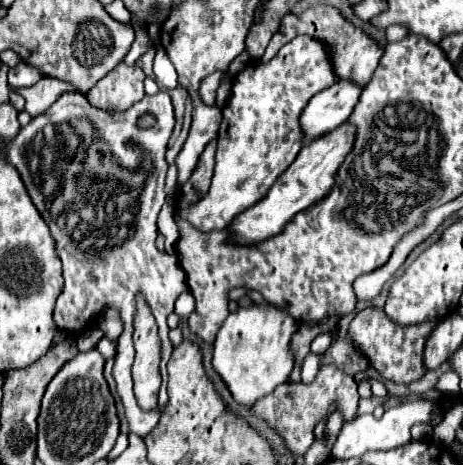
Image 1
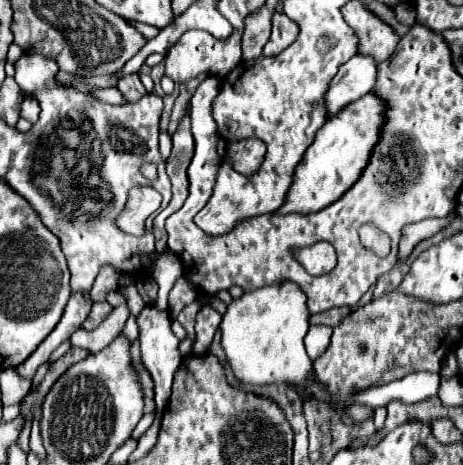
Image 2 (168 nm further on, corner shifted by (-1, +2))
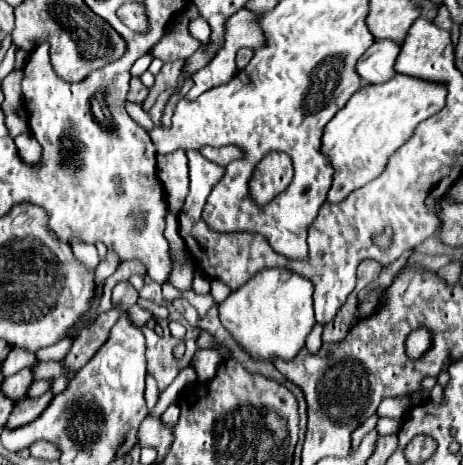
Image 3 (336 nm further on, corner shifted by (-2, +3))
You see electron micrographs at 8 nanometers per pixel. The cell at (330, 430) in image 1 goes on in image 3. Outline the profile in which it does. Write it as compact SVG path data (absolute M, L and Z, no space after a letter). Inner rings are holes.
M399 396L399 398L387 398L379 404L377 414L379 416L389 416L389 418L397 418L401 420L411 408L411 398L409 396Z

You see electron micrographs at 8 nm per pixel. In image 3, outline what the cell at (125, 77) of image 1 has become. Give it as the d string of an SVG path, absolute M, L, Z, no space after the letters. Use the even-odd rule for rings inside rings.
M139 76L131 78L131 90L129 90L129 94L127 94L127 100L129 100L129 102L143 104L143 100L147 98L147 94L149 94L149 88L143 86L141 78L139 78Z

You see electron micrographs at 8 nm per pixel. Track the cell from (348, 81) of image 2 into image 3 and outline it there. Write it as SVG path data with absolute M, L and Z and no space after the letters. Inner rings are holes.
M377 40L359 60L357 72L363 84L379 84L393 78L395 60L401 52L401 44L393 40Z

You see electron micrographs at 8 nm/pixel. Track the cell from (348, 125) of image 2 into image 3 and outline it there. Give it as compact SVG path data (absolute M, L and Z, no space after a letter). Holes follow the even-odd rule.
M395 74L387 82L369 84L357 90L345 108L325 126L321 150L325 150L325 156L335 168L327 202L341 202L353 190L375 180L385 170L389 156L413 136L415 128L443 110L445 96L445 84L411 78L407 74Z

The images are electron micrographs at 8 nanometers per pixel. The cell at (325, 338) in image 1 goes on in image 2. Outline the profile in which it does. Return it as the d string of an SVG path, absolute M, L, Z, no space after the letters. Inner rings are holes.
M312 325L308 335L306 335L306 351L310 359L318 359L320 353L324 353L330 345L330 335L332 327L326 325Z

